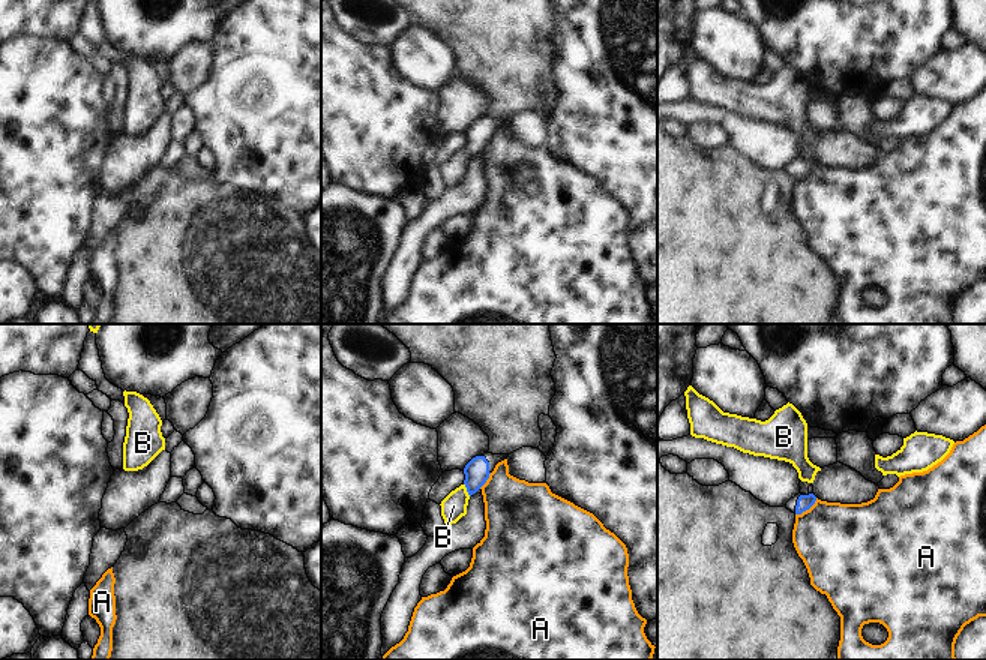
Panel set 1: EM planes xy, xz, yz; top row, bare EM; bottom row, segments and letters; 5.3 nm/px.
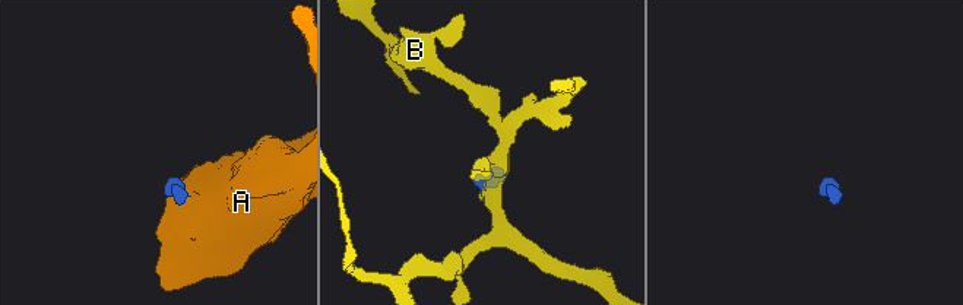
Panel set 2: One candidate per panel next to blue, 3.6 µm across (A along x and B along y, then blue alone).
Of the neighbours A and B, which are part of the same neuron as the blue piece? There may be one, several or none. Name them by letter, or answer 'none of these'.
none of these

